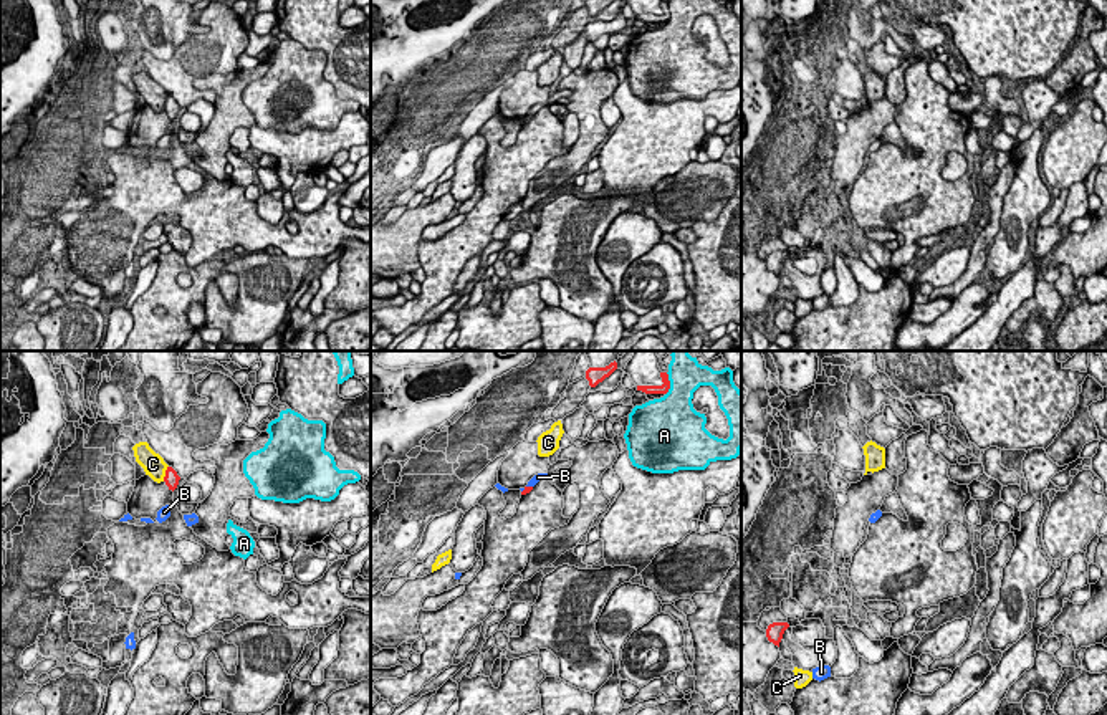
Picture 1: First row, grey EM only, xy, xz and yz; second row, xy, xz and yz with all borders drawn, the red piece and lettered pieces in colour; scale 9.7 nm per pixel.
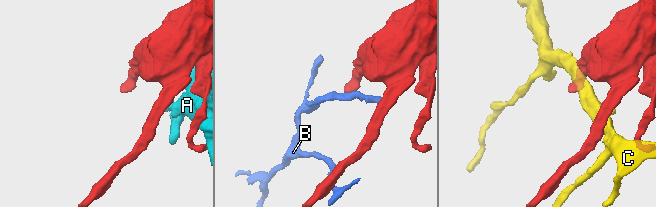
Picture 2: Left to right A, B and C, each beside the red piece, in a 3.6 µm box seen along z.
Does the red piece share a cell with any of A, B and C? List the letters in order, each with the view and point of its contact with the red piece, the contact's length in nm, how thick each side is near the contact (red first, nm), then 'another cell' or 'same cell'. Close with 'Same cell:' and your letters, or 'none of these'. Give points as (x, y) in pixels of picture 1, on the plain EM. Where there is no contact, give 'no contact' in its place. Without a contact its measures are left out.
A: meets red in xz at (669, 14); contact 220 nm long; 100 nm thick on the red side, 340 nm on the other; another cell
B: meets red in xz at (527, 116); contact 130 nm long; 60 nm thick on the red side, 70 nm on the other; another cell
C: meets red in xy at (166, 103); contact 170 nm long; 140 nm thick on the red side, 220 nm on the other; another cell
Same cell: none of these

